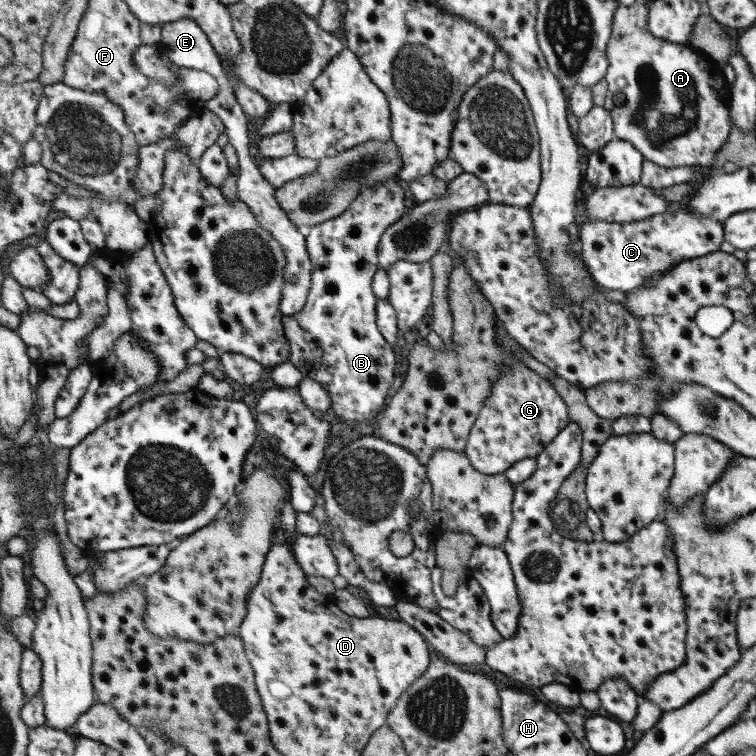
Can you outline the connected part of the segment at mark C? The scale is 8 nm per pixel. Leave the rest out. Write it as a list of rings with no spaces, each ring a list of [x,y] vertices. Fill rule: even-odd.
[[[685,211],[661,214],[633,223],[609,223],[585,218],[580,226],[582,260],[593,279],[611,290],[630,293],[653,276],[660,276],[679,262],[700,259],[715,252],[723,242],[723,223],[711,217],[697,217]]]

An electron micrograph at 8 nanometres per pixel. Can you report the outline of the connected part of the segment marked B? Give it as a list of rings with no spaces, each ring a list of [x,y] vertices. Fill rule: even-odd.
[[[399,177],[373,186],[364,186],[360,194],[347,212],[307,231],[307,250],[313,264],[310,295],[301,312],[293,316],[284,316],[283,319],[285,336],[291,349],[289,361],[301,370],[304,377],[313,378],[328,388],[333,399],[333,411],[347,422],[365,422],[375,418],[385,406],[389,390],[395,382],[397,356],[381,333],[377,322],[376,308],[379,300],[372,284],[380,268],[378,248],[382,237],[408,212],[405,204],[407,190],[401,186]]]

